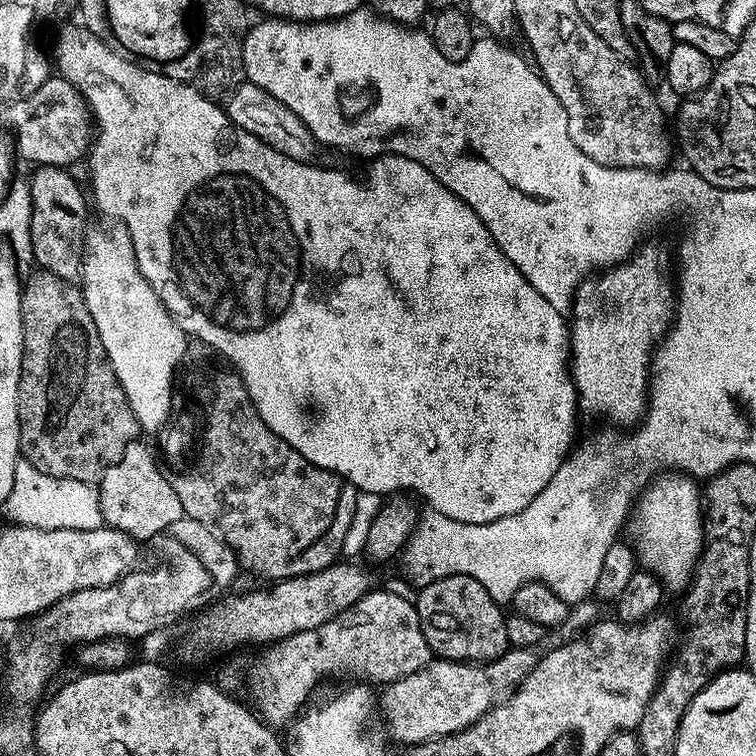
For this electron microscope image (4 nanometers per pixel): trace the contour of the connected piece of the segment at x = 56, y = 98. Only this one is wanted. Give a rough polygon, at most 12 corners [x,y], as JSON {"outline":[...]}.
{"outline":[[63,76],[11,105],[15,151],[71,166],[90,148],[90,113]]}

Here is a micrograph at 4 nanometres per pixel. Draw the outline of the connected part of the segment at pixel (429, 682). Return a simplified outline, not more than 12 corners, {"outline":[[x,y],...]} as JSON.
{"outline":[[532,648],[433,659],[383,689],[404,746],[453,736],[528,677]]}

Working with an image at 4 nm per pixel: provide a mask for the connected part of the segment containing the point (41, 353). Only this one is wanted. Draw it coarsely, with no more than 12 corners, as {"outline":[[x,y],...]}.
{"outline":[[71,280],[23,281],[21,457],[99,485],[142,429]]}

